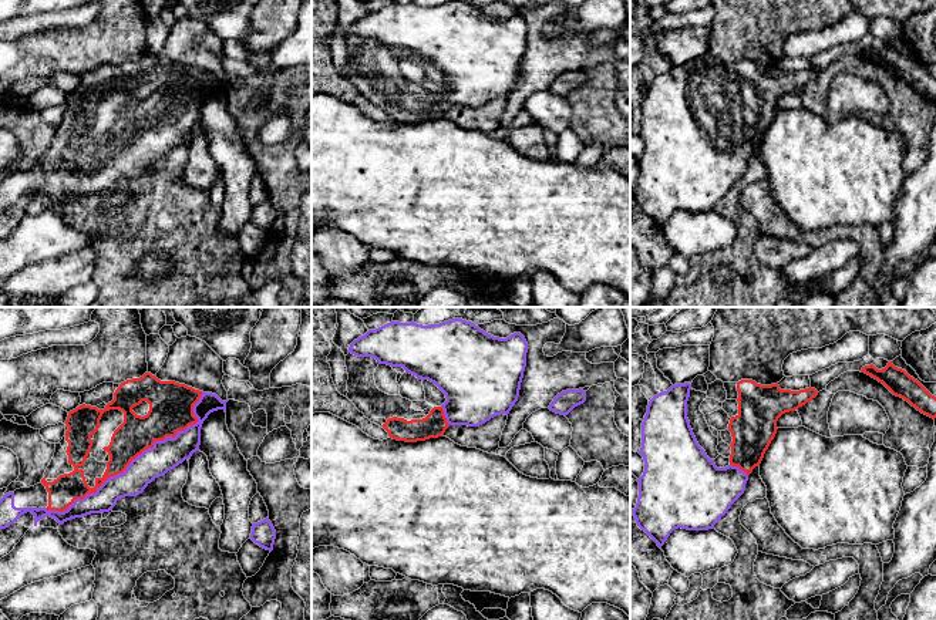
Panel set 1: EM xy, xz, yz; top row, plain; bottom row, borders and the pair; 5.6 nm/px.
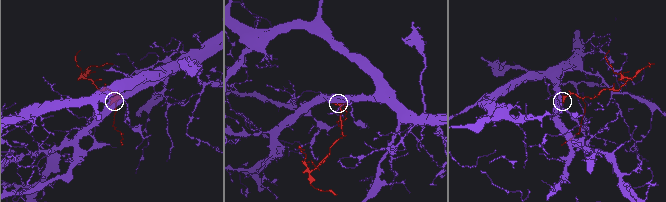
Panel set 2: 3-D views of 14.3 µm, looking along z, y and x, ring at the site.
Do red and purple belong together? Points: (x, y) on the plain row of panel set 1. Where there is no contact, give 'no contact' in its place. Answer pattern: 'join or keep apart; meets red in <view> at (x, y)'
join; meets red in xy at (135, 138)

